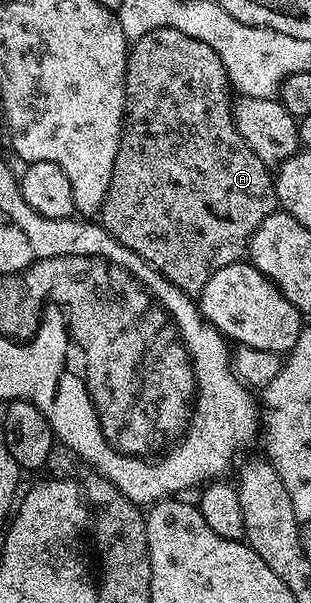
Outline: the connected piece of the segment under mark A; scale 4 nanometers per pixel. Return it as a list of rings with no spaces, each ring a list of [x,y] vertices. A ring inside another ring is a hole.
[[[164,27],[155,29],[143,37],[132,40],[129,49],[129,60],[125,66],[125,118],[121,129],[121,140],[115,157],[115,169],[111,173],[111,185],[107,189],[105,203],[99,212],[99,222],[111,237],[115,237],[117,243],[122,243],[131,253],[143,257],[143,261],[150,263],[157,272],[171,285],[178,287],[190,297],[200,296],[203,285],[219,273],[227,265],[238,262],[246,254],[249,246],[249,238],[259,229],[263,217],[278,210],[277,189],[271,168],[243,141],[239,129],[233,120],[233,109],[231,106],[231,84],[227,77],[227,69],[223,61],[219,61],[219,53],[211,49],[203,41],[195,37],[187,37],[187,33],[179,33],[179,29]]]

